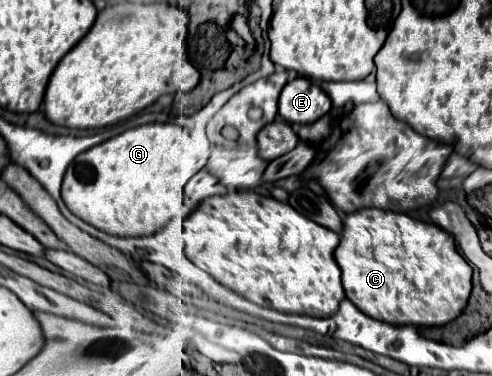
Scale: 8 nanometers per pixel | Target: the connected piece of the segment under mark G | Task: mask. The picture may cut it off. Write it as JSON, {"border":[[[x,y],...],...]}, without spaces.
{"border":[[[149,123],[141,127],[133,127],[123,131],[117,137],[111,137],[89,151],[77,155],[77,159],[69,165],[69,171],[63,179],[61,197],[65,205],[85,223],[119,237],[143,237],[149,233],[157,233],[163,229],[175,215],[183,209],[183,189],[189,179],[197,173],[197,169],[181,169],[181,161],[191,159],[181,153],[179,143],[175,139],[181,137],[181,127],[175,123]]]}

